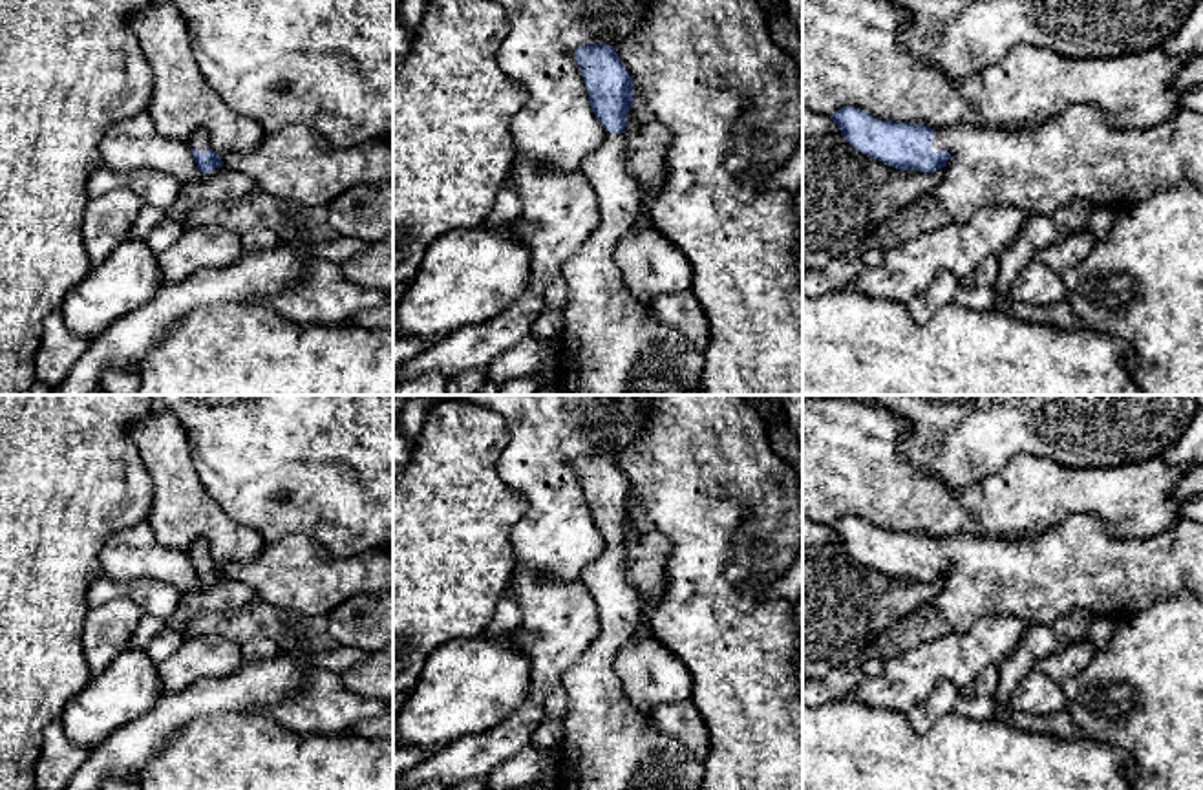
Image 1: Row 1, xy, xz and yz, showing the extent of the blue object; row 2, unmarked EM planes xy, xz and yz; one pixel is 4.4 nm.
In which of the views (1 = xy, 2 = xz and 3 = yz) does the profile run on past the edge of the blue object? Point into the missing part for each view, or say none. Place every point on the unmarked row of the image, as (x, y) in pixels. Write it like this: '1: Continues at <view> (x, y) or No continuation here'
1: Continues at xy (222, 595)
2: Continues at xz (607, 745)
3: Continues at yz (1079, 564)

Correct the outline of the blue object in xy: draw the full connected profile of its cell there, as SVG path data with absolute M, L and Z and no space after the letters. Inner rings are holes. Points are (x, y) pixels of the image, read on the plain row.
M196 539L186 552L199 582L196 589L181 592L177 609L166 627L183 633L197 614L238 611L256 600L256 592L249 585L223 576L221 567L210 556L207 539Z

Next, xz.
M609 454L581 455L574 468L605 545L580 578L598 607L600 631L559 678L567 695L563 741L556 750L559 790L702 790L704 761L693 757L680 741L664 735L653 717L638 713L614 671L622 646L636 635L644 618L640 592L625 571L625 525L633 514L633 486Z

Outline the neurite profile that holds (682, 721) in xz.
M693 700L658 706L653 711L653 722L664 735L680 741L693 757L704 761L708 730Z

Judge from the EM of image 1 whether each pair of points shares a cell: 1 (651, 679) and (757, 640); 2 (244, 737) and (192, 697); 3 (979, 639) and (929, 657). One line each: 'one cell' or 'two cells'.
1: two cells
2: two cells
3: one cell

